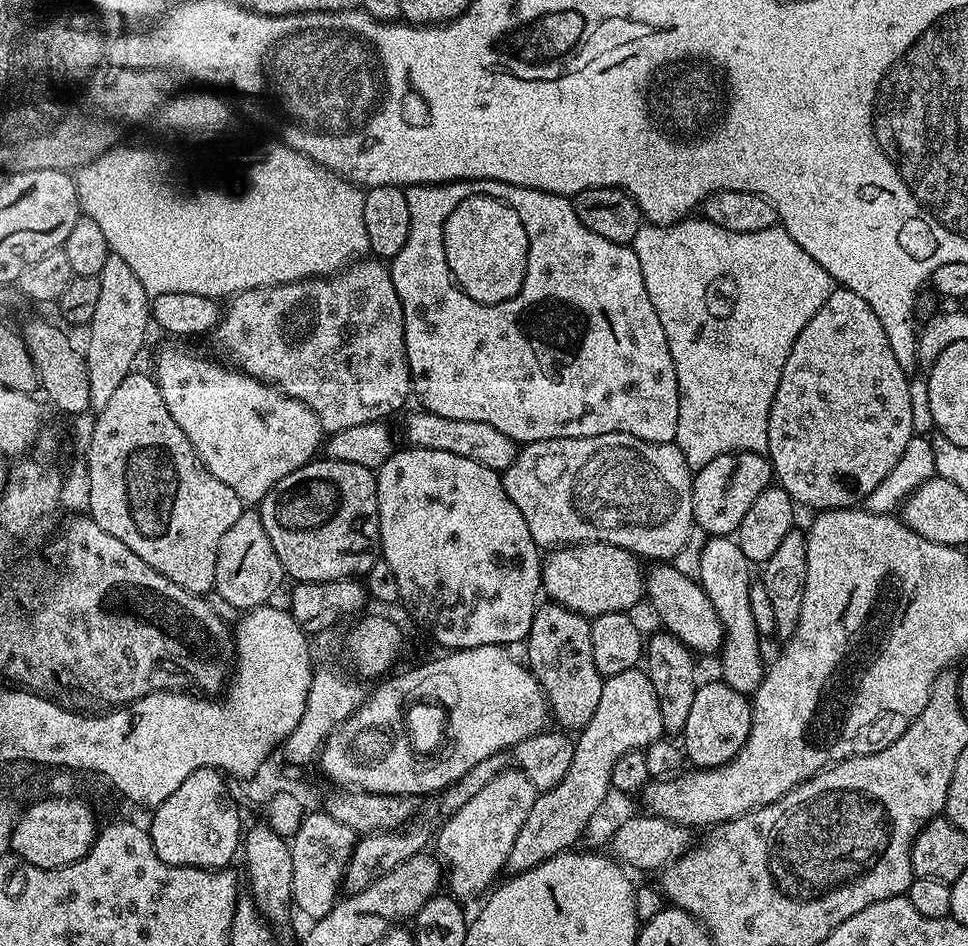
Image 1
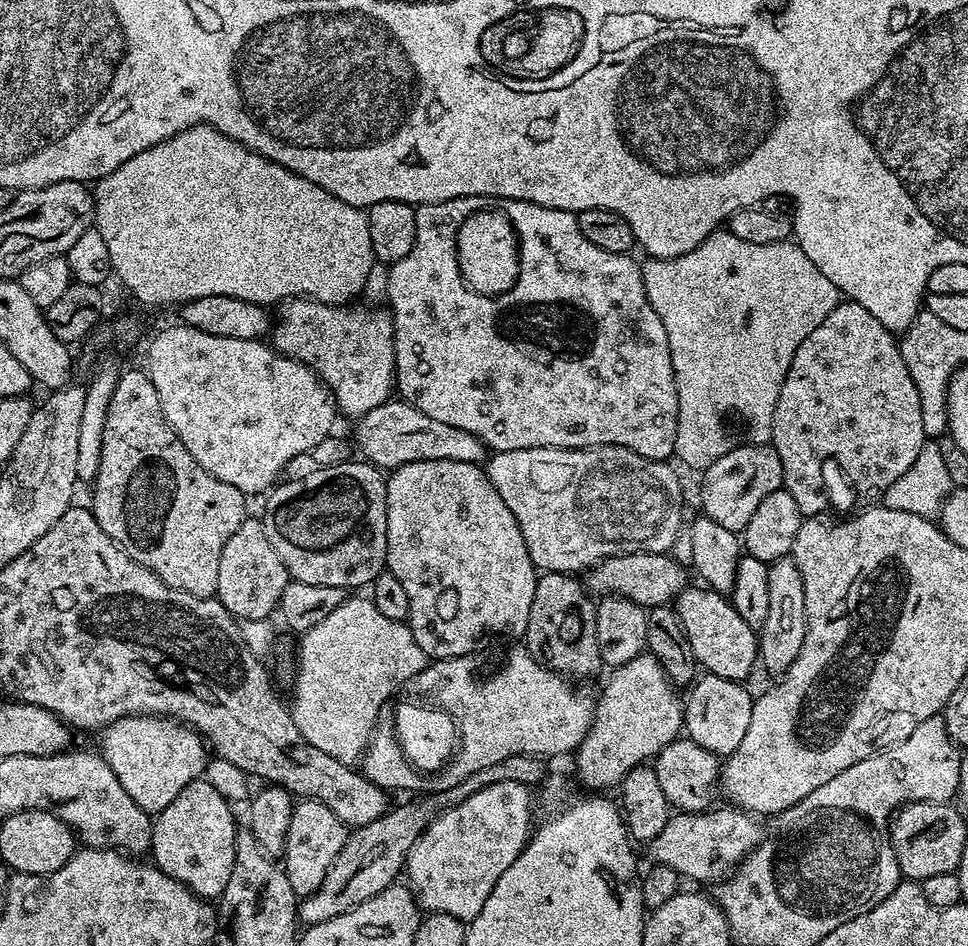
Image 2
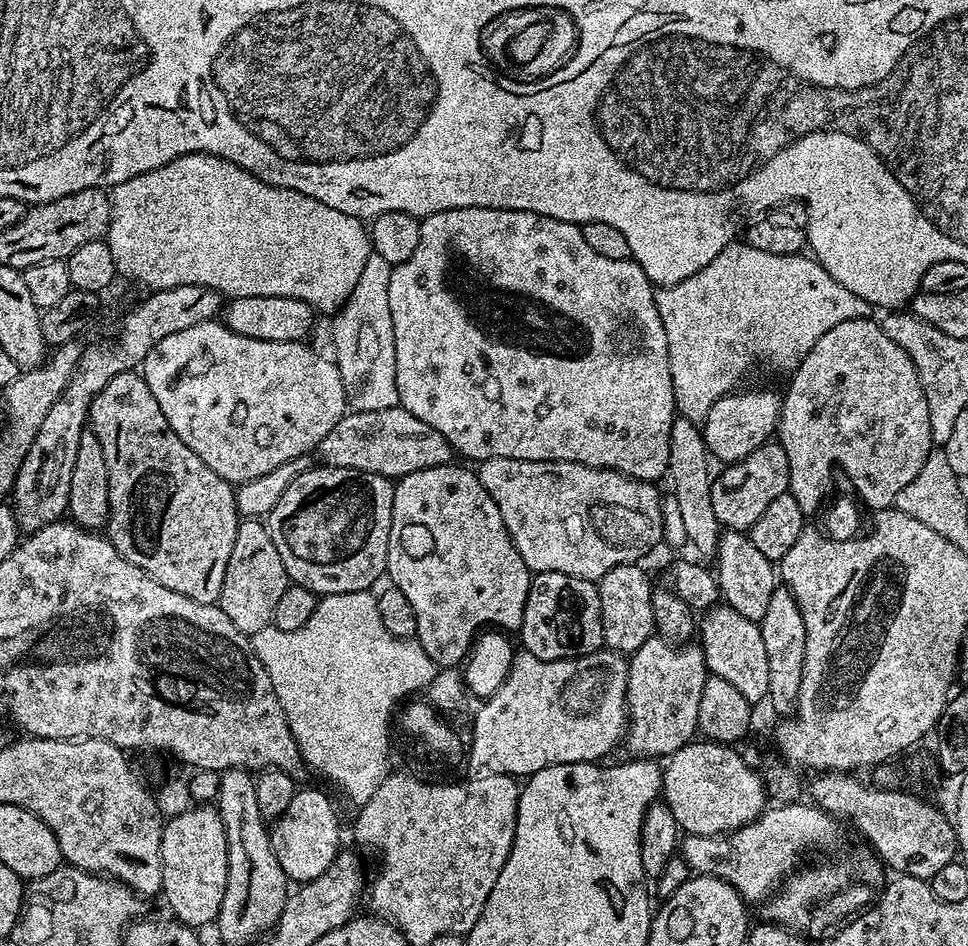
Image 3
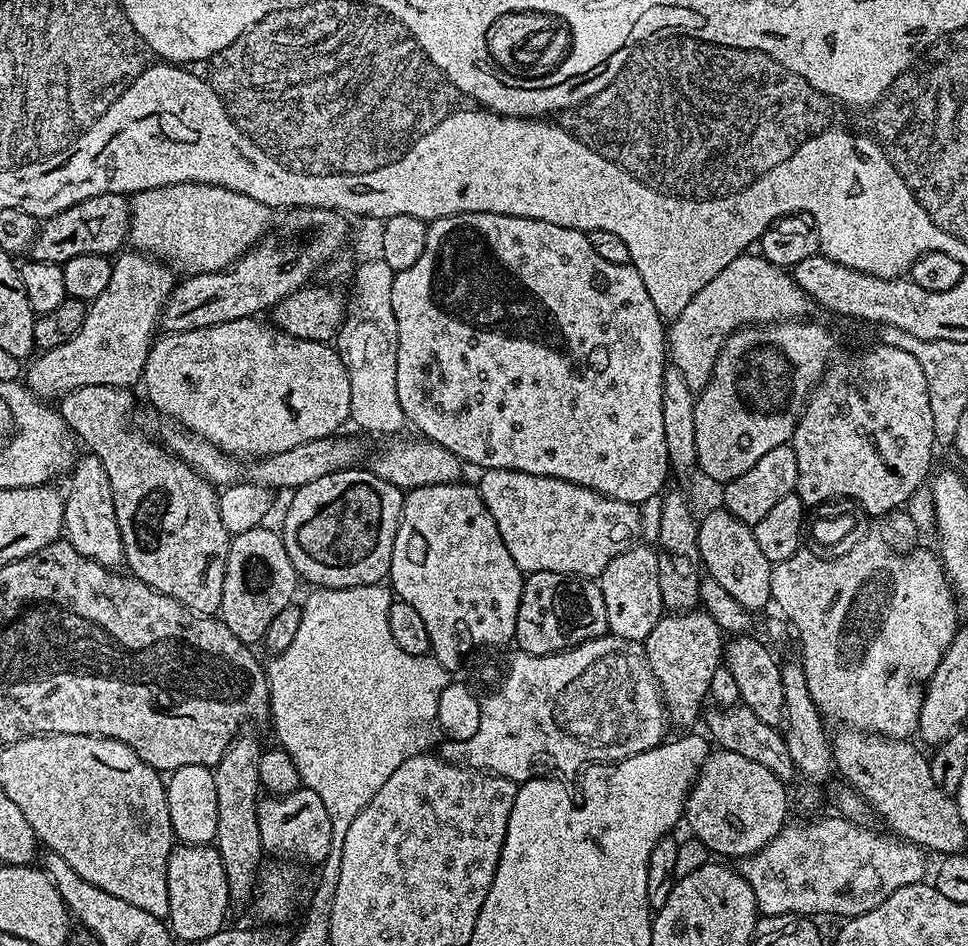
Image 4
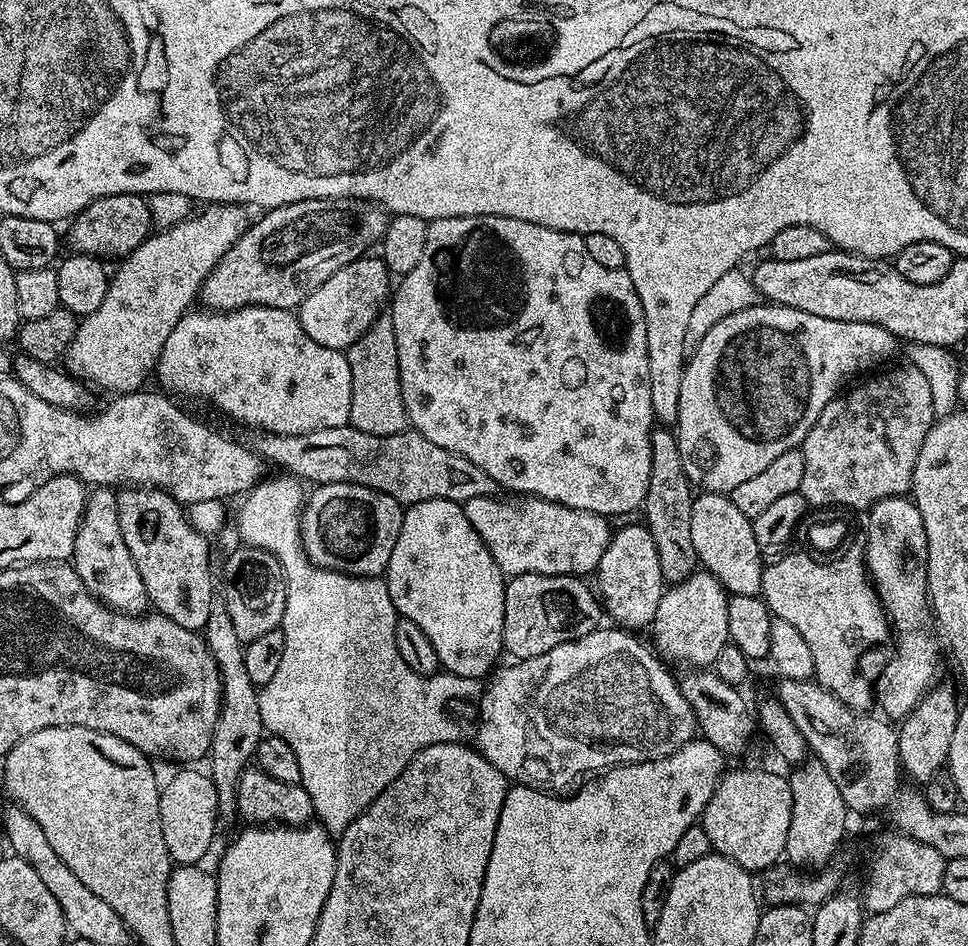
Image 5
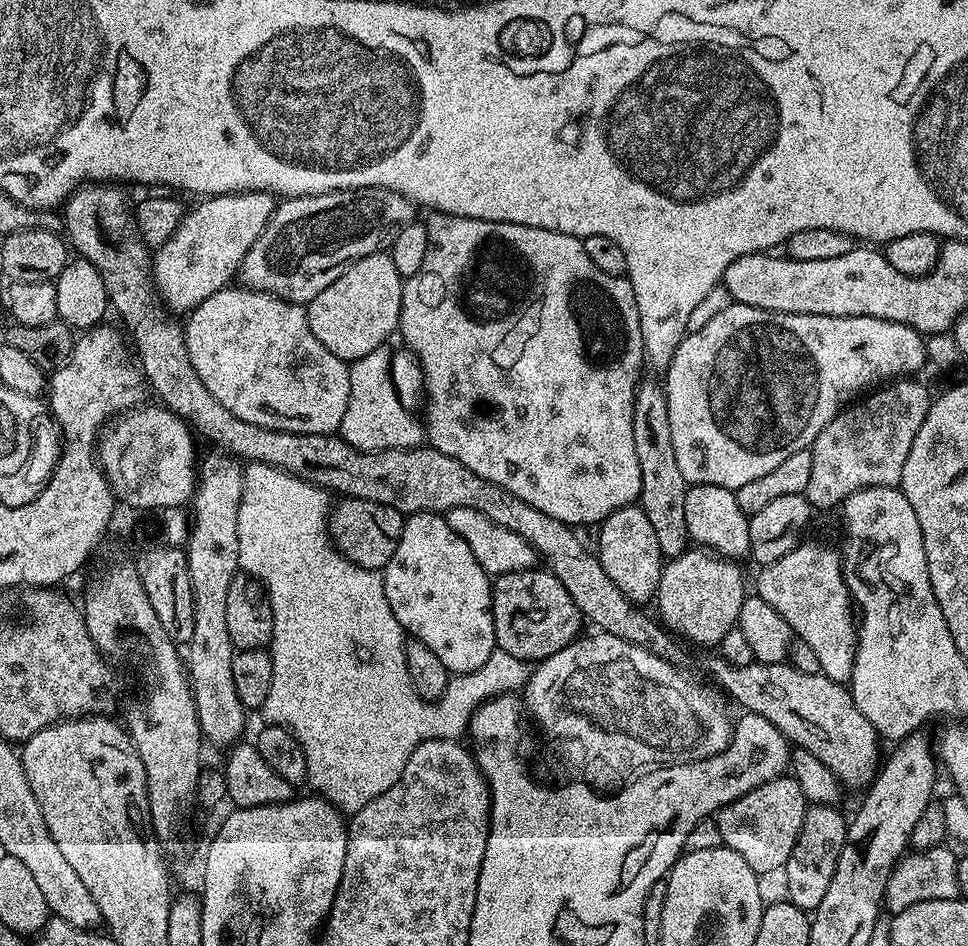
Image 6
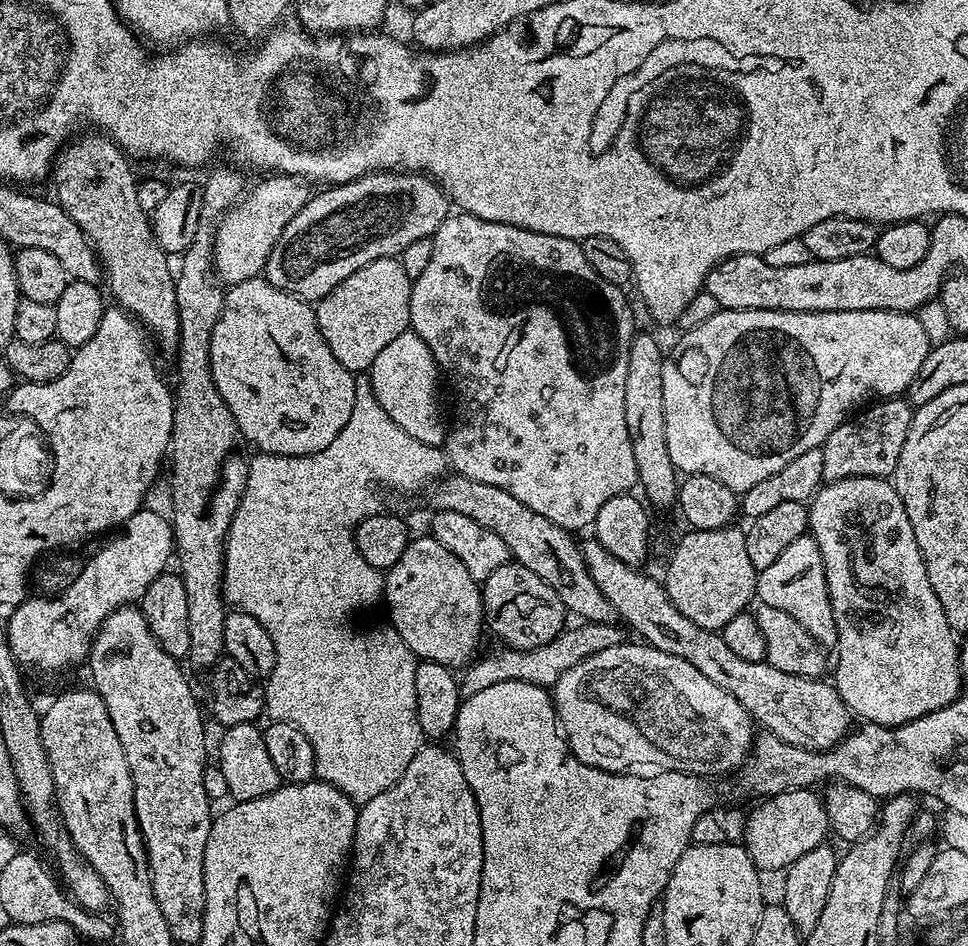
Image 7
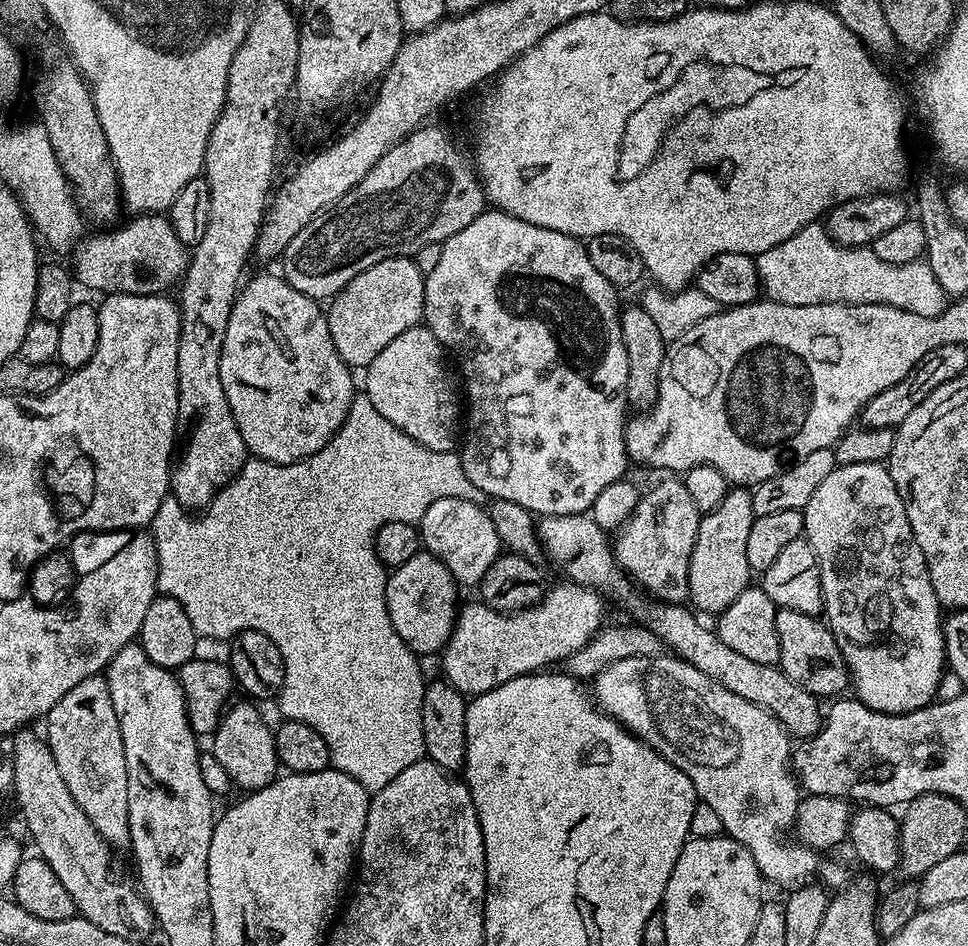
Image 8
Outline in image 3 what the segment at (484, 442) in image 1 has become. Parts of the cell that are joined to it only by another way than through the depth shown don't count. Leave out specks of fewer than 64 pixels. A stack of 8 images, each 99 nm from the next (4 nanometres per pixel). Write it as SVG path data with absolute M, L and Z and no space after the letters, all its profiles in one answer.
M399 406L390 410L349 411L340 419L338 426L322 438L318 455L324 459L321 461L325 465L333 468L362 470L389 478L414 474L414 470L430 470L454 460L450 442L442 438L434 426L426 426L422 418L414 418L414 414Z

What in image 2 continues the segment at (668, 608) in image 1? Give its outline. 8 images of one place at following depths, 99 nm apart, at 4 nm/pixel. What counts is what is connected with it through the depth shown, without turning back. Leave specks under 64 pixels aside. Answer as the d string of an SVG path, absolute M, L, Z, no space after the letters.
M689 586L680 591L674 601L676 614L694 654L697 665L707 675L727 680L747 681L752 667L758 664L758 632L742 622L742 614L734 610L731 599L725 593L707 586Z

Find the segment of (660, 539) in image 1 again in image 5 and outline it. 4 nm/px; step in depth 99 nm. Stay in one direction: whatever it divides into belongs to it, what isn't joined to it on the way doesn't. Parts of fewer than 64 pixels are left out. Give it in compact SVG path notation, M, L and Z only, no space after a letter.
M516 494L512 500L499 500L499 495L470 498L463 503L466 518L470 518L470 526L478 530L478 538L490 550L494 562L511 578L518 574L546 574L547 576L579 576L581 578L595 573L602 562L602 554L606 554L606 546L612 541L614 531L609 517L599 516L590 510L574 510L570 506L562 506L558 502L543 500L537 496Z

